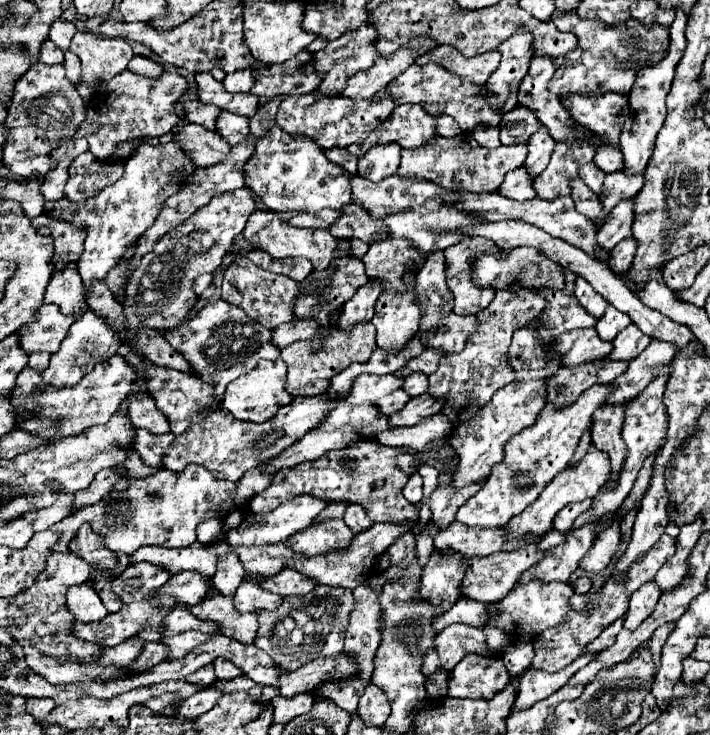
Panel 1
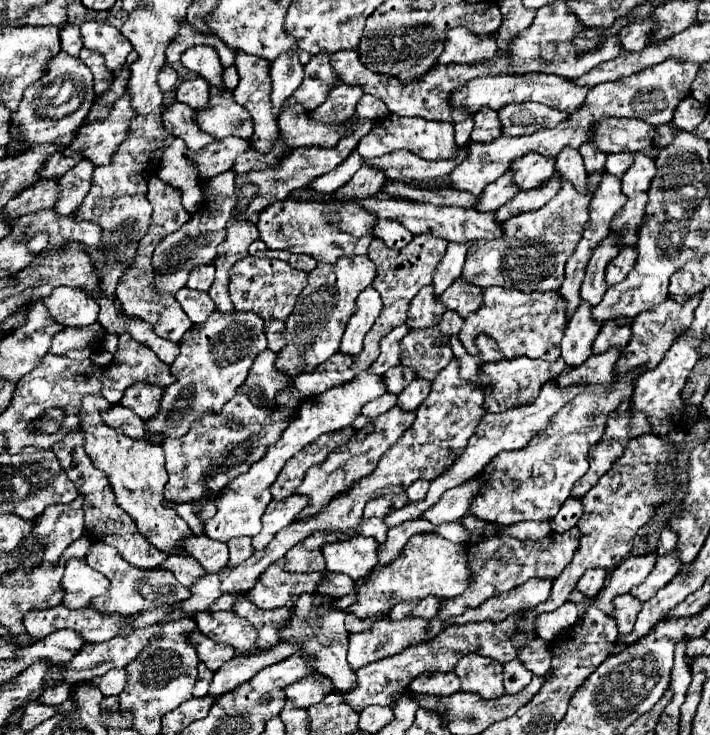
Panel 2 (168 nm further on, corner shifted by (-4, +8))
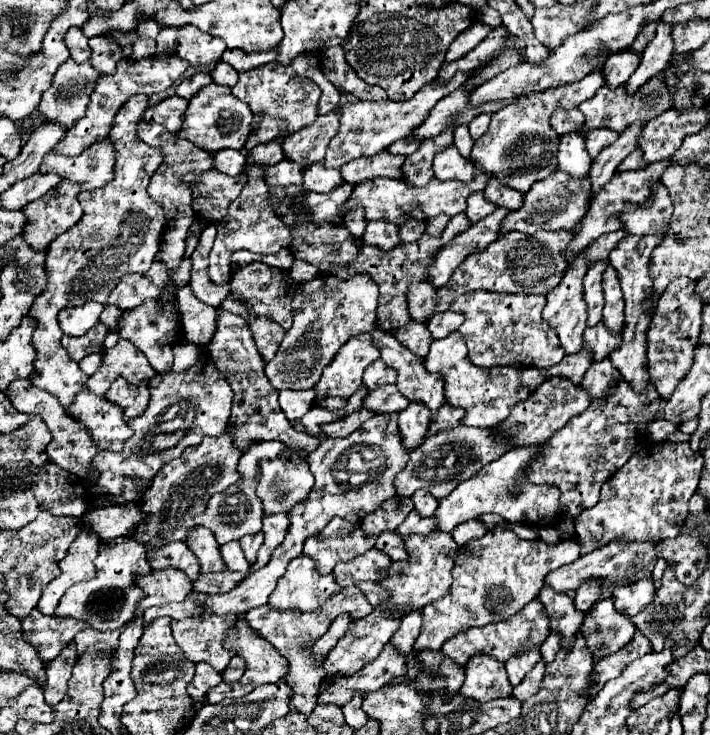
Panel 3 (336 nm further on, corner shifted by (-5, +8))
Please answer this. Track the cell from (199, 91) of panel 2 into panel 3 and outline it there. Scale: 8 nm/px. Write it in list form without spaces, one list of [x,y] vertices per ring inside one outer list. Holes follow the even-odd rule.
[[[198,72],[198,74],[194,74],[192,78],[182,80],[180,86],[176,88],[176,94],[178,94],[180,98],[190,100],[202,86],[206,86],[206,84],[210,84],[210,82],[212,82],[212,76],[210,76],[208,72]]]

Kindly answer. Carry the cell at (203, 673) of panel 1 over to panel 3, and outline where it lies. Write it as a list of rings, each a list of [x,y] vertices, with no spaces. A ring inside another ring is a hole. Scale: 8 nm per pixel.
[[[196,664],[196,674],[188,684],[188,694],[192,696],[192,700],[204,700],[206,692],[220,682],[220,672],[214,672],[214,668],[210,668],[208,664]]]

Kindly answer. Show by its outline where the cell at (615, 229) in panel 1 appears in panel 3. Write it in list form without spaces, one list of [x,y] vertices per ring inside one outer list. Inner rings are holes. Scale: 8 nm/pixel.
[[[598,260],[588,268],[588,274],[584,278],[584,300],[588,304],[588,326],[594,326],[602,320],[602,308],[604,308],[604,294],[602,294],[602,274],[608,266],[608,260]]]

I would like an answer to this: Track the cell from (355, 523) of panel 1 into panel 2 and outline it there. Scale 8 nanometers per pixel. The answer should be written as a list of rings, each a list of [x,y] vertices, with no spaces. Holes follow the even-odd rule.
[[[379,518],[363,520],[361,522],[361,534],[375,538],[379,544],[385,544],[385,540],[387,540],[387,528],[385,528],[383,520],[379,520]]]

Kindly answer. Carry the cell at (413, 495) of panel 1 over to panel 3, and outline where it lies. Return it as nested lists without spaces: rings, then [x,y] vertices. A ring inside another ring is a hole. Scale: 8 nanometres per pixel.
[[[426,490],[414,492],[412,502],[414,502],[414,510],[418,510],[420,516],[430,516],[438,508],[438,500],[430,492],[426,492]]]

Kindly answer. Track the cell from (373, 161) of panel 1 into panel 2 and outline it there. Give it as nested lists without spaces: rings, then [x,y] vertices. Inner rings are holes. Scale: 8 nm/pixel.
[[[361,166],[353,180],[349,180],[349,184],[341,186],[341,196],[345,196],[347,200],[361,200],[361,196],[375,196],[381,188],[381,184],[385,184],[385,176],[381,172],[377,172],[375,168],[371,166]]]

